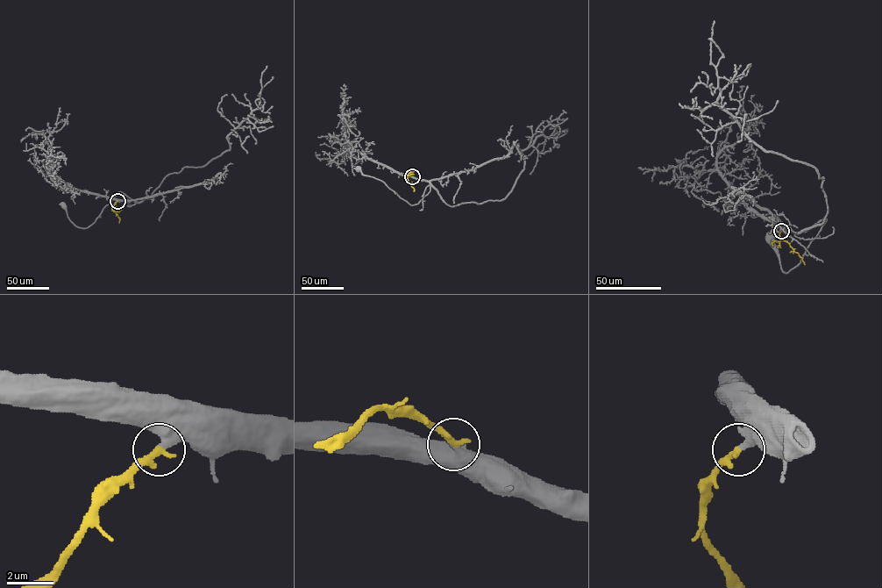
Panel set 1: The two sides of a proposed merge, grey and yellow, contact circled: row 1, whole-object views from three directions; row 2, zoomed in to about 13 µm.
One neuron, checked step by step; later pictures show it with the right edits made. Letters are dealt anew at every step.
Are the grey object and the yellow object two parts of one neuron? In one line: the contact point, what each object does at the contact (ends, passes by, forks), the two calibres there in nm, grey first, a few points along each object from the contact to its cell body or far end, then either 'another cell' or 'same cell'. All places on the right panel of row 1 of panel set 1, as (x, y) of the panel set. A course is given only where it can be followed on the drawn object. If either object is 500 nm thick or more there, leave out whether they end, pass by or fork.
(781, 231) | grey ends | yellow ends | 460/320 nm | grey via (781, 231), (806, 232), (825, 216), (826, 219), (800, 261), (785, 273), (769, 237) | yellow via (781, 231), (782, 239), (797, 252), (805, 264) | same cell

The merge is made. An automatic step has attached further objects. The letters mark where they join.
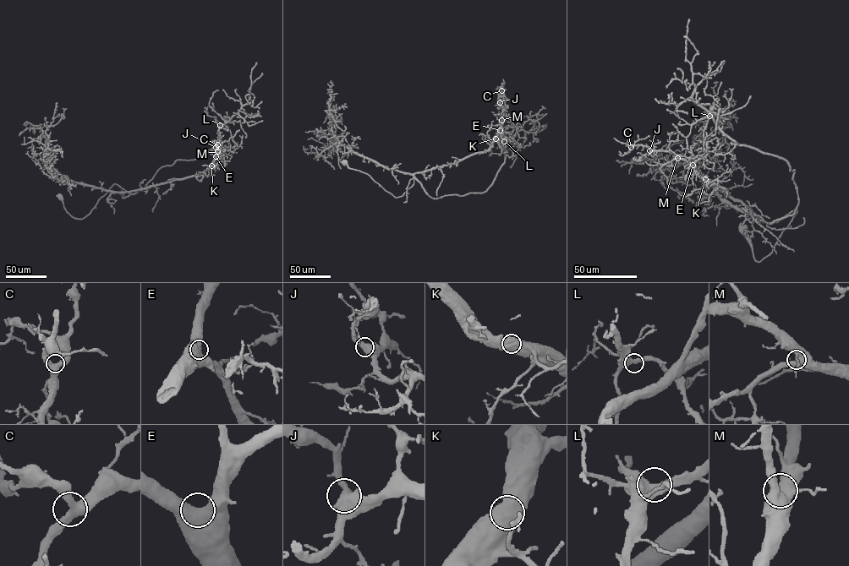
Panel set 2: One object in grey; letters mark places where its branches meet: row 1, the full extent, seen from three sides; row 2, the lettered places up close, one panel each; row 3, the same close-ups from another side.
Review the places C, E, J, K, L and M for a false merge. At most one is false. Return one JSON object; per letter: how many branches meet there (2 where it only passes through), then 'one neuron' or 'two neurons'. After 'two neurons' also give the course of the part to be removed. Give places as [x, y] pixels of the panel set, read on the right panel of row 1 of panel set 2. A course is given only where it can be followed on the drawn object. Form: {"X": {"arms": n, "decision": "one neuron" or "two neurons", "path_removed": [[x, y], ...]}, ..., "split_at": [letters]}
{"C": {"arms": 3, "decision": "one neuron"}, "E": {"arms": 1, "decision": "one neuron"}, "J": {"arms": 2, "decision": "one neuron"}, "K": {"arms": 2, "decision": "one neuron"}, "L": {"arms": 2, "decision": "one neuron"}, "M": {"arms": 2, "decision": "one neuron"}, "split_at": []}

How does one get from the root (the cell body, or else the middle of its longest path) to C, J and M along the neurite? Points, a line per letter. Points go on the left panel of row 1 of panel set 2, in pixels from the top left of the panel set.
C: (60, 196), (67, 211), (82, 219), (114, 183), (129, 194), (199, 174), (212, 165), (217, 144)
J: (60, 196), (67, 211), (82, 219), (114, 183), (129, 194), (199, 174), (212, 165), (218, 151), (216, 147)
M: (60, 196), (67, 211), (82, 219), (114, 183), (129, 194), (198, 175), (212, 165), (217, 151)

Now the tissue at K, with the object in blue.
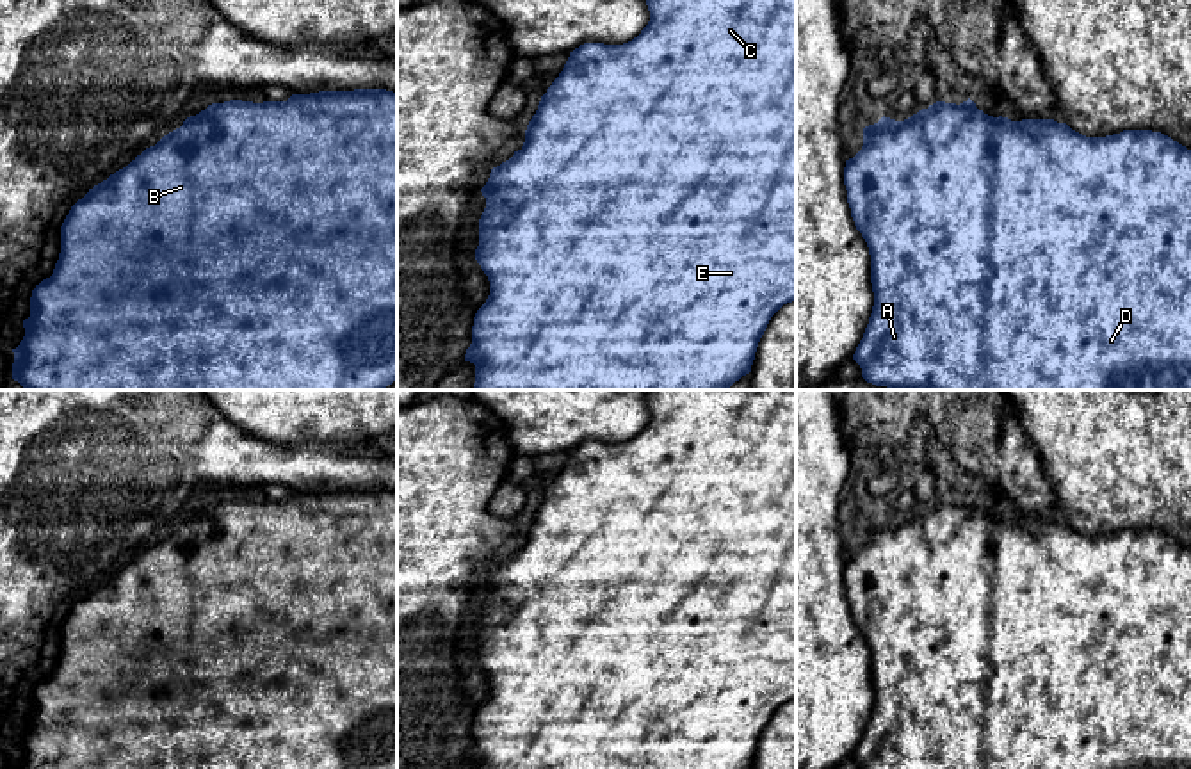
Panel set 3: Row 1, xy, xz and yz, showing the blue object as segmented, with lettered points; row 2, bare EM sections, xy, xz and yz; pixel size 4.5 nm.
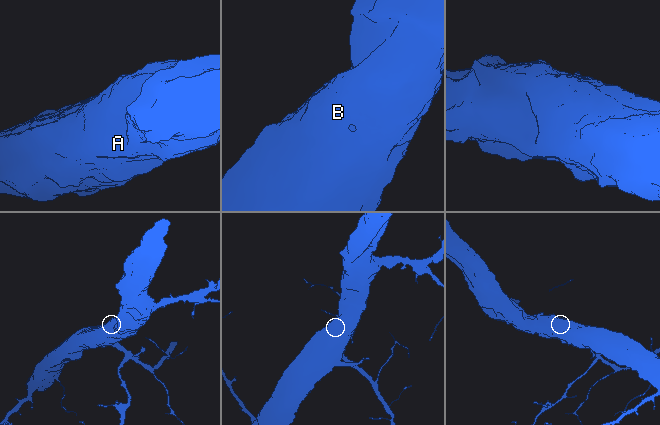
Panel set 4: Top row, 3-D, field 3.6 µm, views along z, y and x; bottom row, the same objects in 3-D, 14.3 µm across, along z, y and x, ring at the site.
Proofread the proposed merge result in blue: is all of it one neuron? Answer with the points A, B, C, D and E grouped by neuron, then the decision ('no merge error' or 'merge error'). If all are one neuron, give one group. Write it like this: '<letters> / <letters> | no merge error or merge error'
A B C D E | no merge error

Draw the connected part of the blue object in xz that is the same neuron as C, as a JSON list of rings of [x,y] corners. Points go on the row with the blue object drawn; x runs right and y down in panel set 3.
[[[646,0],[650,21],[637,37],[623,45],[584,43],[573,52],[541,96],[527,125],[525,142],[514,155],[493,167],[481,189],[486,208],[479,219],[475,260],[488,276],[490,295],[477,310],[472,344],[465,361],[475,365],[474,390],[730,390],[751,372],[758,342],[771,317],[796,301],[796,0]]]

